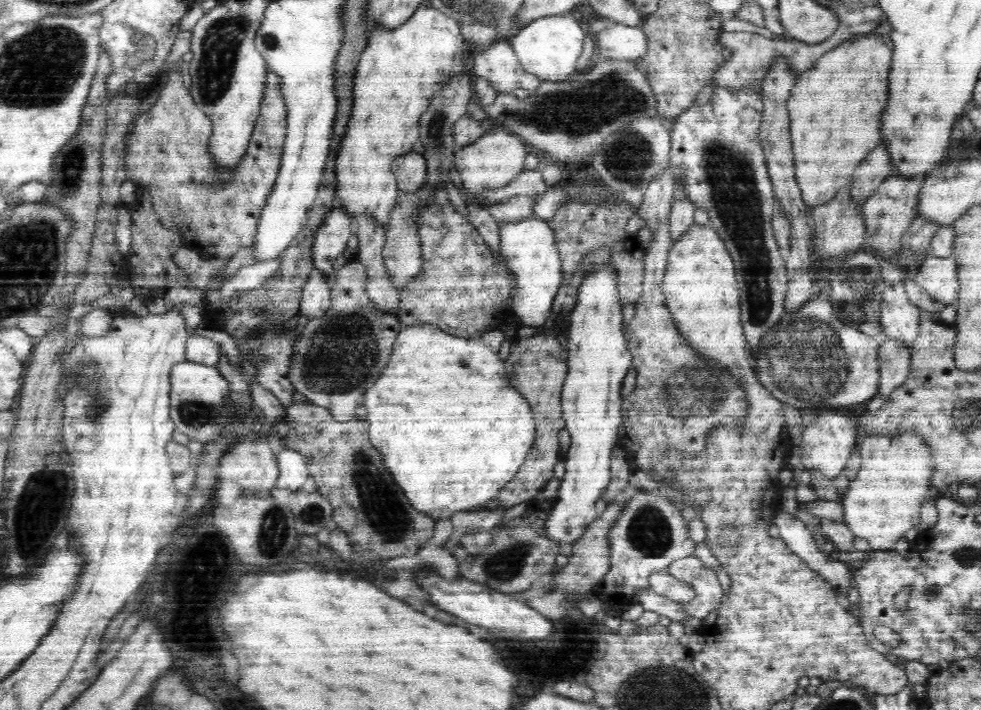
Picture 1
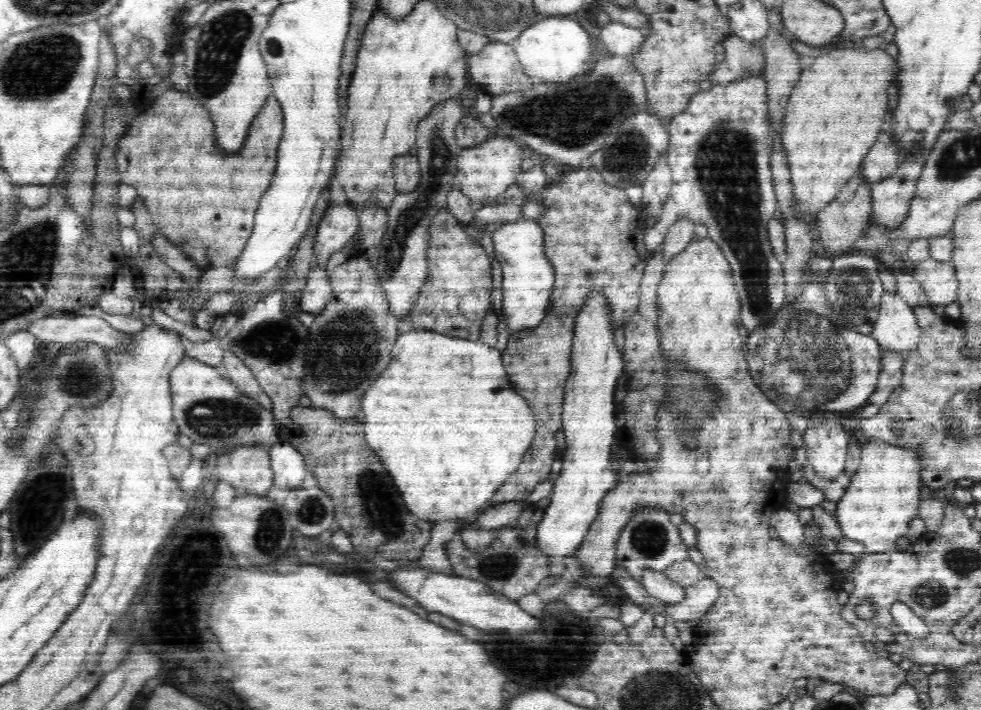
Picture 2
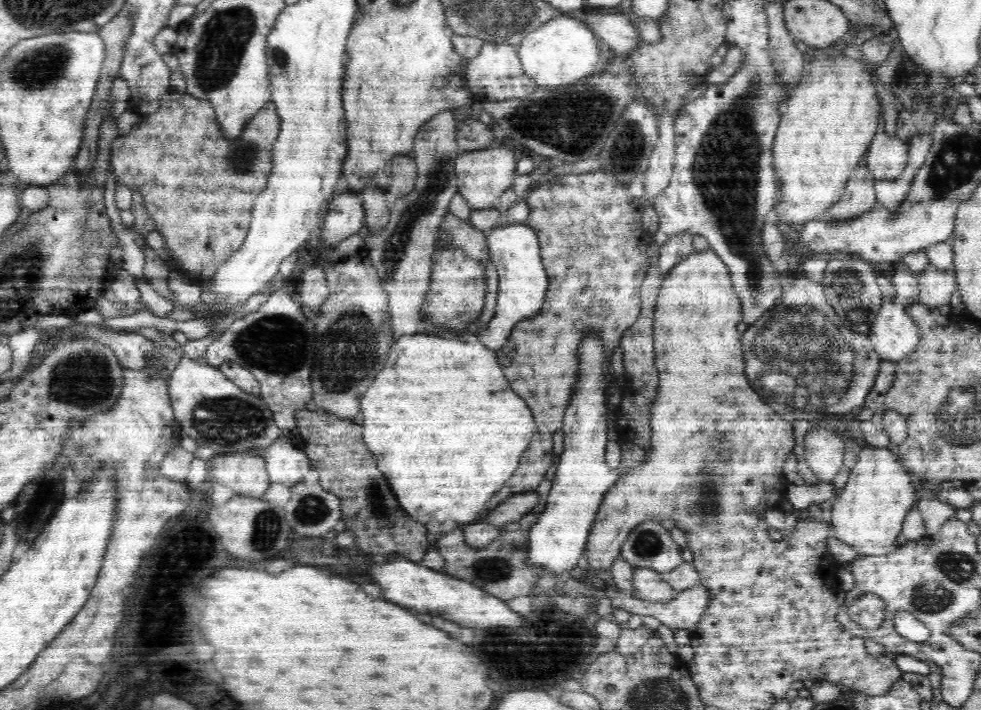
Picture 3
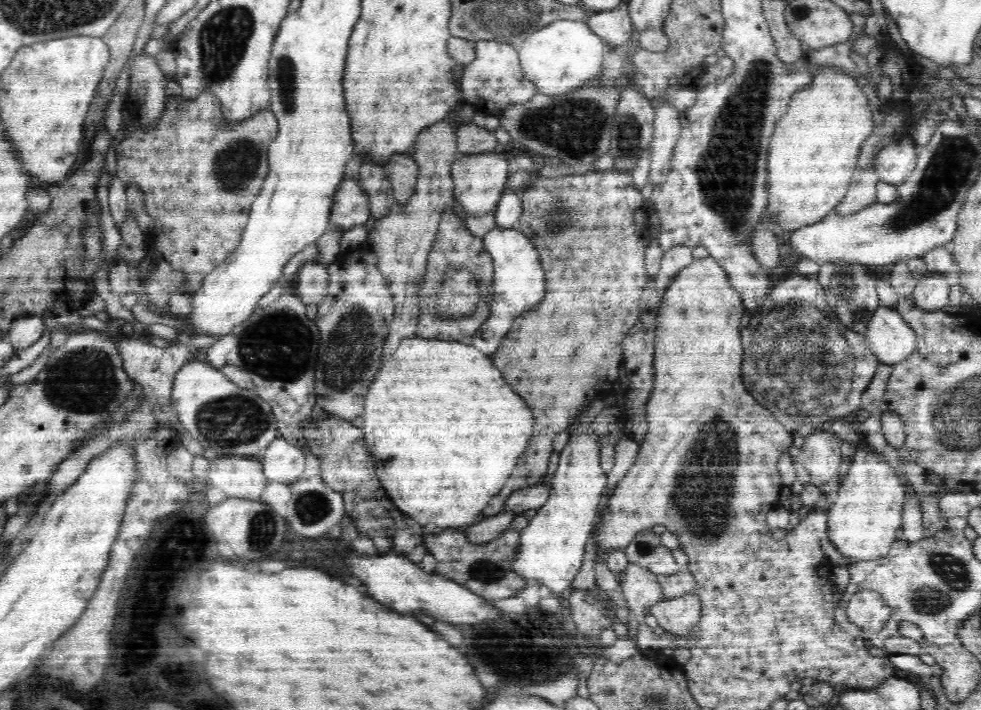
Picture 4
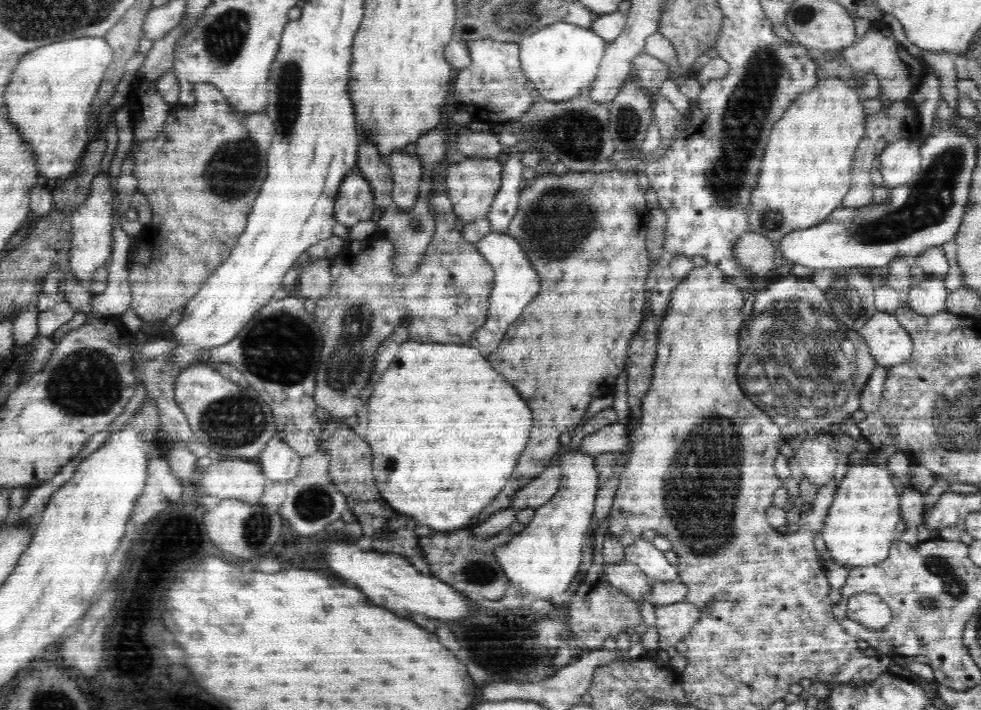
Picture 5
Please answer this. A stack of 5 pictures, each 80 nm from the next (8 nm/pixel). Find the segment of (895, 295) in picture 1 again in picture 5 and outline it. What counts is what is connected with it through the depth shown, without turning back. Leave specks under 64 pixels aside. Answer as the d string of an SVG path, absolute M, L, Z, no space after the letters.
M876 312L859 334L865 339L877 367L889 369L906 362L914 349L910 335L896 321L896 316L886 312Z

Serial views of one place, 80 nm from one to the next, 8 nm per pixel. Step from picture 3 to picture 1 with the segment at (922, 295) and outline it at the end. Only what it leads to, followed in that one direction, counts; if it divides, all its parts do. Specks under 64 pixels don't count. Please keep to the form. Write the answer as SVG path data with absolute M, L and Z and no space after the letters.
M928 255L918 268L918 273L914 280L934 299L944 305L955 304L959 293L959 282L957 279L957 266L953 256L948 258L938 258L934 255Z

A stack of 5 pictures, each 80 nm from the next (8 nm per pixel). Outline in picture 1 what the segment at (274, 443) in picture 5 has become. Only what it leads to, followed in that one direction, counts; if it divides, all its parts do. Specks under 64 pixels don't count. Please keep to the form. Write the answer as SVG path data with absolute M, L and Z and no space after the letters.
M284 448L277 455L277 467L279 470L276 488L286 488L298 491L309 476L306 459L290 448Z

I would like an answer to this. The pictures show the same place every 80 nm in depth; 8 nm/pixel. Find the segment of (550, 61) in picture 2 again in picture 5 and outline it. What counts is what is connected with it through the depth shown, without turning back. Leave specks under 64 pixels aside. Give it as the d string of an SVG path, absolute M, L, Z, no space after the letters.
M556 22L528 35L519 42L519 59L528 80L548 102L563 102L590 88L596 78L608 41L594 30Z

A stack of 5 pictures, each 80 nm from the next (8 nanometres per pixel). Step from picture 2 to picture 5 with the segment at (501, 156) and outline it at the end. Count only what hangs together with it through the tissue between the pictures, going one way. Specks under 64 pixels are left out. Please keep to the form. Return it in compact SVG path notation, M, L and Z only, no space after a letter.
M467 157L464 161L450 164L444 178L445 193L457 218L466 223L485 218L500 188L502 173L503 166L496 158Z

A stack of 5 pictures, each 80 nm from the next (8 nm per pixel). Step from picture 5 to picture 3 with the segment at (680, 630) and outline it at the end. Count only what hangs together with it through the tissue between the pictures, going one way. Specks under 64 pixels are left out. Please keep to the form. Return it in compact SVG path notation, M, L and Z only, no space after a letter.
M615 587L606 588L605 594L610 598L612 606L622 608L632 614L654 616L661 624L670 629L690 630L702 618L709 601L709 590L696 587L679 591L668 602L646 602L632 597Z

